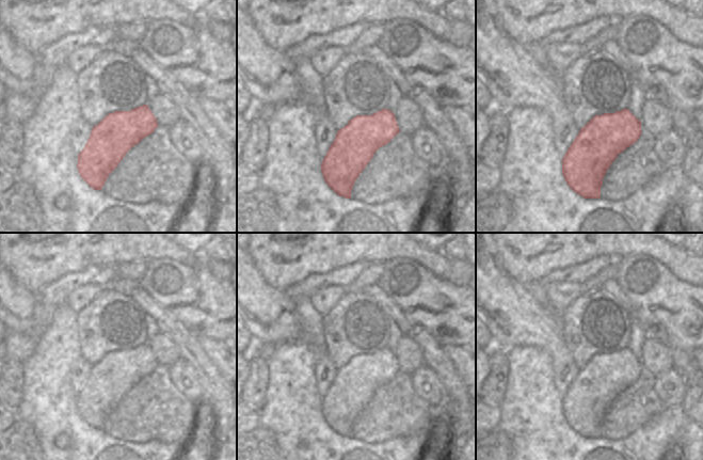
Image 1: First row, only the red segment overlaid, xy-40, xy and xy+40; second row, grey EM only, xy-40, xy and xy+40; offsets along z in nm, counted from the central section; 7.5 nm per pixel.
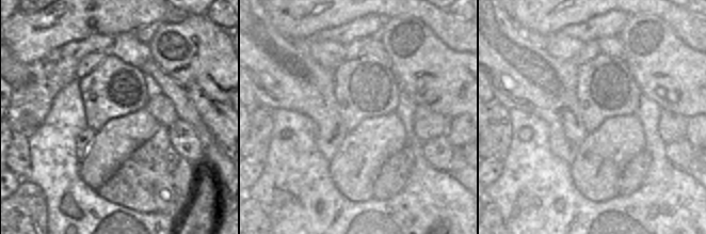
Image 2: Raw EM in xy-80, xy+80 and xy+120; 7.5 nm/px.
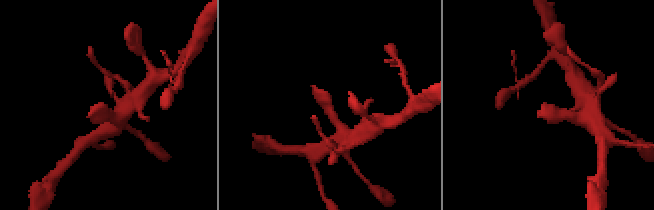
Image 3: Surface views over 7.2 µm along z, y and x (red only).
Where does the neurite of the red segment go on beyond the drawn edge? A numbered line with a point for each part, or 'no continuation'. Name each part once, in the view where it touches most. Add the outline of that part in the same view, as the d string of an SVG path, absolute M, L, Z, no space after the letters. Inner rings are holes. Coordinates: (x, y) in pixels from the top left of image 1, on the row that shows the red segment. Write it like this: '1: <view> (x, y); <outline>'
no continuation

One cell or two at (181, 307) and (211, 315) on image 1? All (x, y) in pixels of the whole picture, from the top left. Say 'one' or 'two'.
one

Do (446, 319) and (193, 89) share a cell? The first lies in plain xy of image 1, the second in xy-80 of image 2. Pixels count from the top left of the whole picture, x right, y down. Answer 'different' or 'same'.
different

